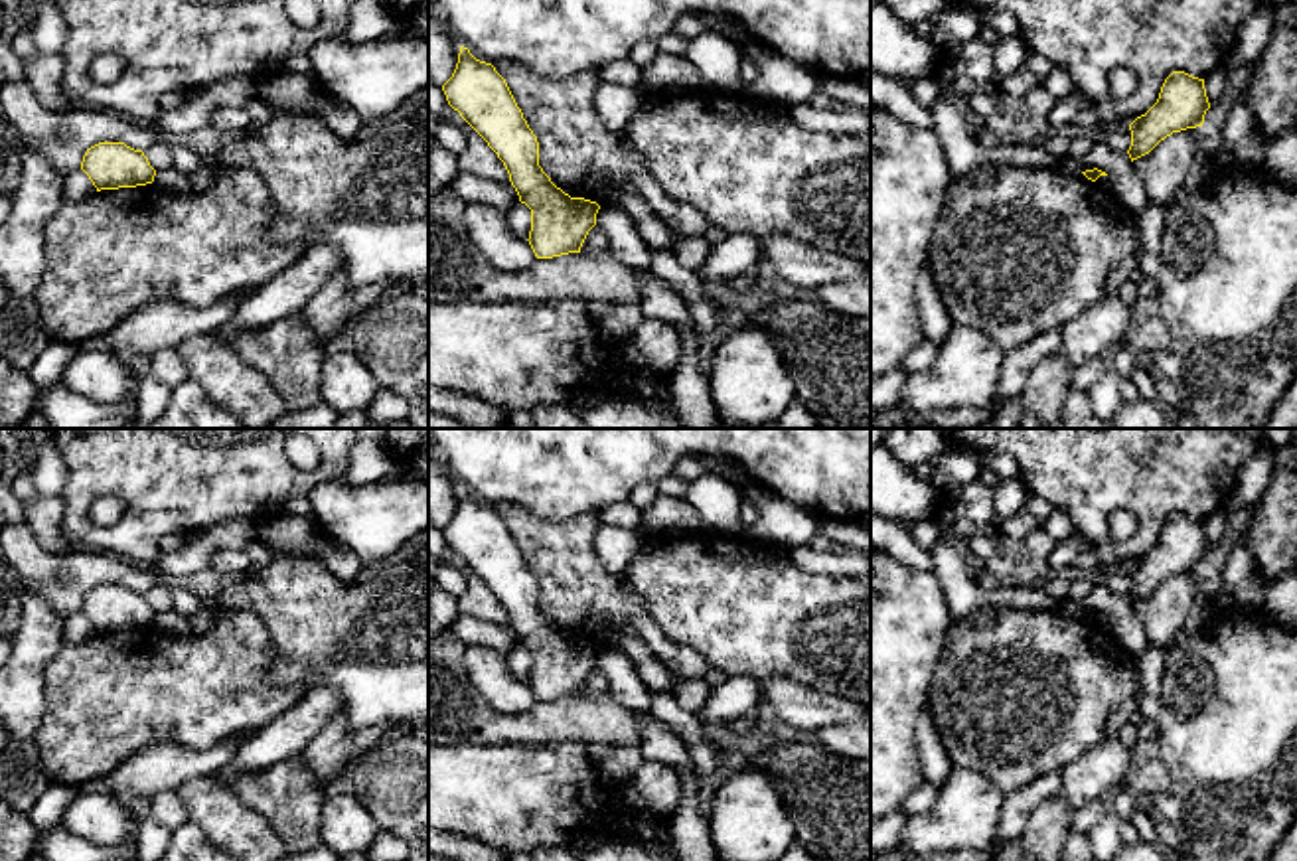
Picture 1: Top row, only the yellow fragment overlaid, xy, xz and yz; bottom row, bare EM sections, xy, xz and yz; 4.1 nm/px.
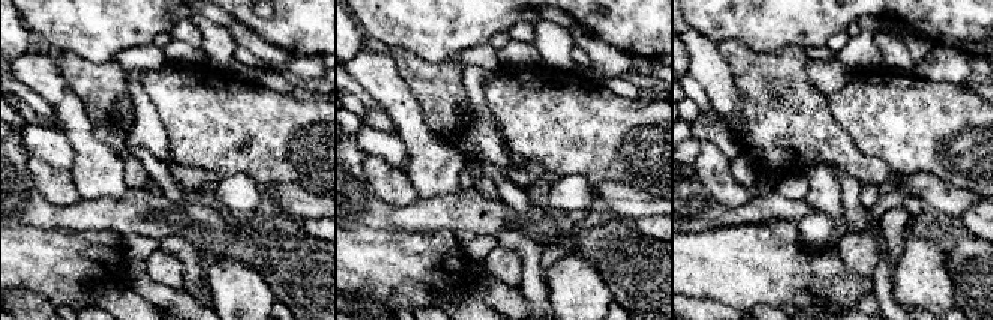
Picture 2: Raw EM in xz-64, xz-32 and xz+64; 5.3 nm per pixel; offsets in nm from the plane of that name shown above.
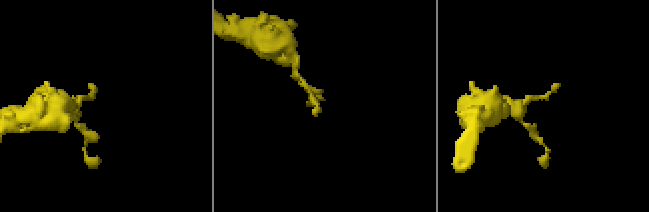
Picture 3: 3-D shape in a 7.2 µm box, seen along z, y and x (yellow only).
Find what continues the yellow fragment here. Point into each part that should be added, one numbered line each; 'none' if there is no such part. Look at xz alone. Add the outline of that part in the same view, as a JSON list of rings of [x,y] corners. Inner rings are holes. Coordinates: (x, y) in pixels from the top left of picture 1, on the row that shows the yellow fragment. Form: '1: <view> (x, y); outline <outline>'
none

